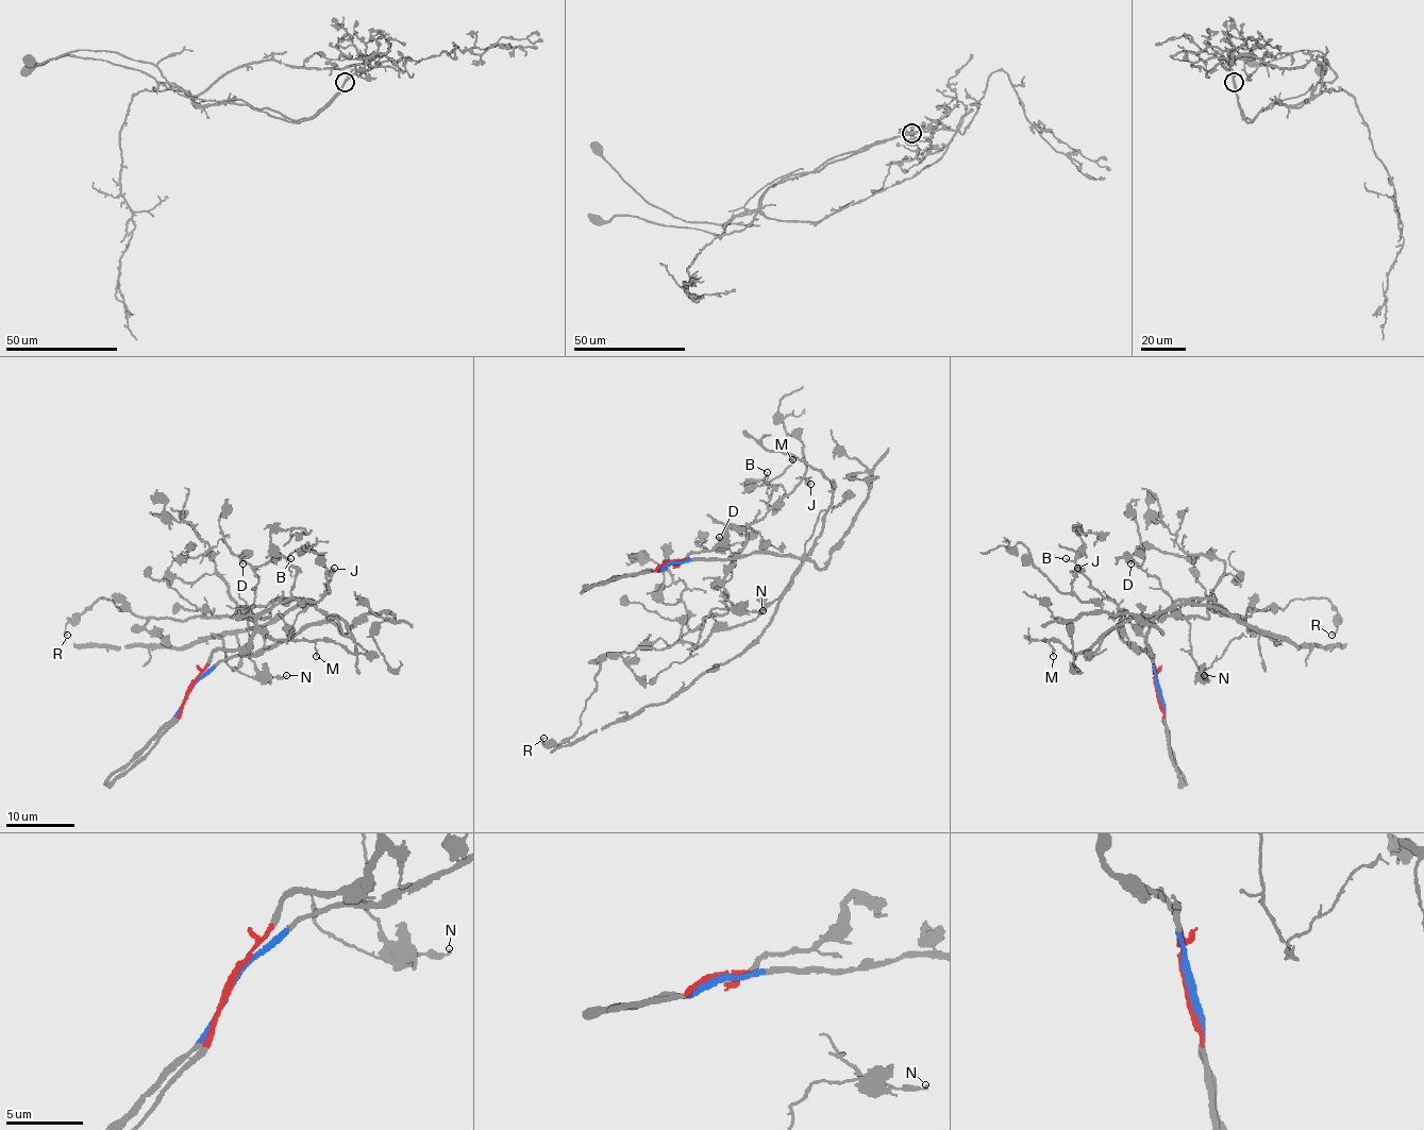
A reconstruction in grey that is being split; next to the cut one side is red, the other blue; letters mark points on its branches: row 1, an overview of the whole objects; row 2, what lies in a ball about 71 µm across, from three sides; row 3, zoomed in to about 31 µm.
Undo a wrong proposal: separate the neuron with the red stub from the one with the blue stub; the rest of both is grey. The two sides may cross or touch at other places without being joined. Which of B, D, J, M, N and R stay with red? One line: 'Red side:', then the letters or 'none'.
Red side: B, D, J, N

